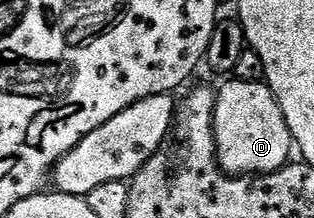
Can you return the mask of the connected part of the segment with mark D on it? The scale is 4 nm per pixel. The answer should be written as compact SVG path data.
M234 78L224 80L227 81L223 85L218 85L211 117L211 128L215 132L215 154L219 158L220 168L229 176L264 176L278 168L286 168L293 156L293 141L285 114L275 95L263 82L241 82Z

